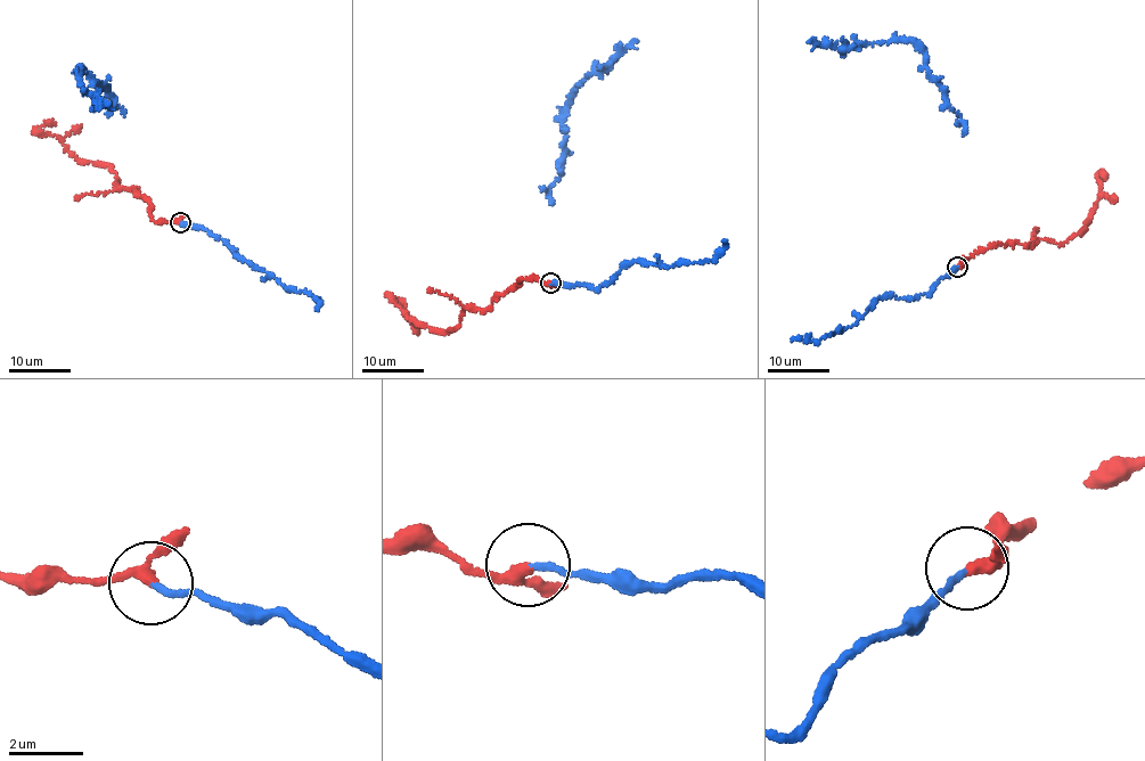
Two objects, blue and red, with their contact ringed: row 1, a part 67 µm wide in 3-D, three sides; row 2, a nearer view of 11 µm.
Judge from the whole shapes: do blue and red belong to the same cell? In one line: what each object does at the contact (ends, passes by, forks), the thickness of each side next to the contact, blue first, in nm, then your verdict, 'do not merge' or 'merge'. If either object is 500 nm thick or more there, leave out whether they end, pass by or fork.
blue ends there; red passes by; 170 nm thick on the blue side, 240 nm on the other; merge

